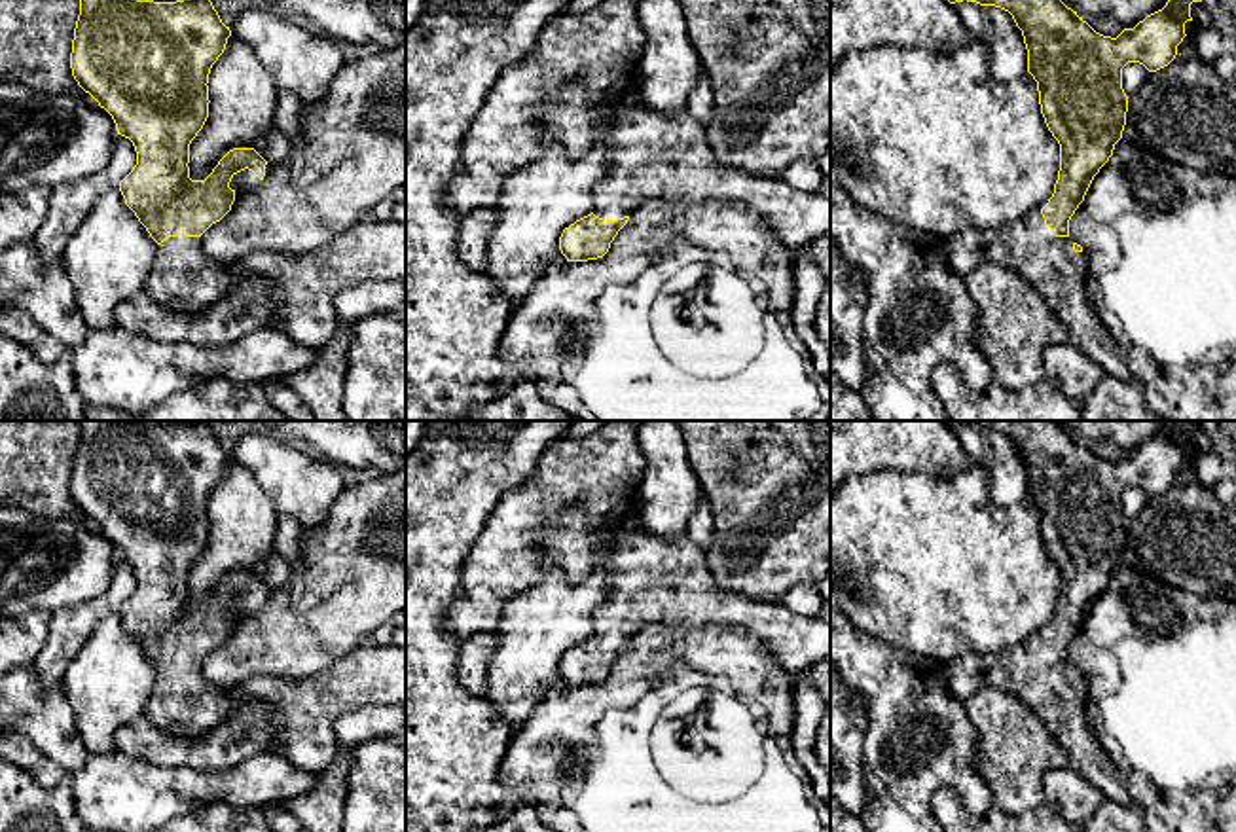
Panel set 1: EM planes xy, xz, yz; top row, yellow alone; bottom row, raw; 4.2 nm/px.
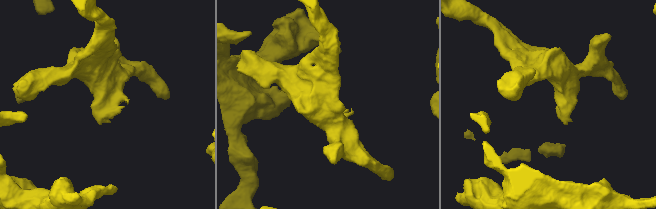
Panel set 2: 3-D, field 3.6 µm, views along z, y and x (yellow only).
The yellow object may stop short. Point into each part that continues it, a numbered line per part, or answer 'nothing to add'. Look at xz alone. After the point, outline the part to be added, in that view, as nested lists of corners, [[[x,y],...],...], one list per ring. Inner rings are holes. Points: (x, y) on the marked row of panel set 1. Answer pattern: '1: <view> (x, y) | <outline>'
1: xz (653, 156) | [[[648,104],[624,114],[607,140],[610,165],[607,176],[593,190],[593,214],[618,220],[633,214],[646,201],[698,205],[703,201],[741,199],[760,214],[789,252],[823,243],[830,235],[830,199],[819,191],[802,191],[781,178],[754,180],[741,171],[713,159],[701,123],[686,110],[665,116]]]

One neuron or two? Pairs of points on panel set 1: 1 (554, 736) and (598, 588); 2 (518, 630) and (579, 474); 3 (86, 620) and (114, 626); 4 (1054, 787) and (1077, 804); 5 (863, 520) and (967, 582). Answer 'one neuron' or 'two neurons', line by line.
1: two neurons
2: two neurons
3: two neurons
4: one neuron
5: one neuron

